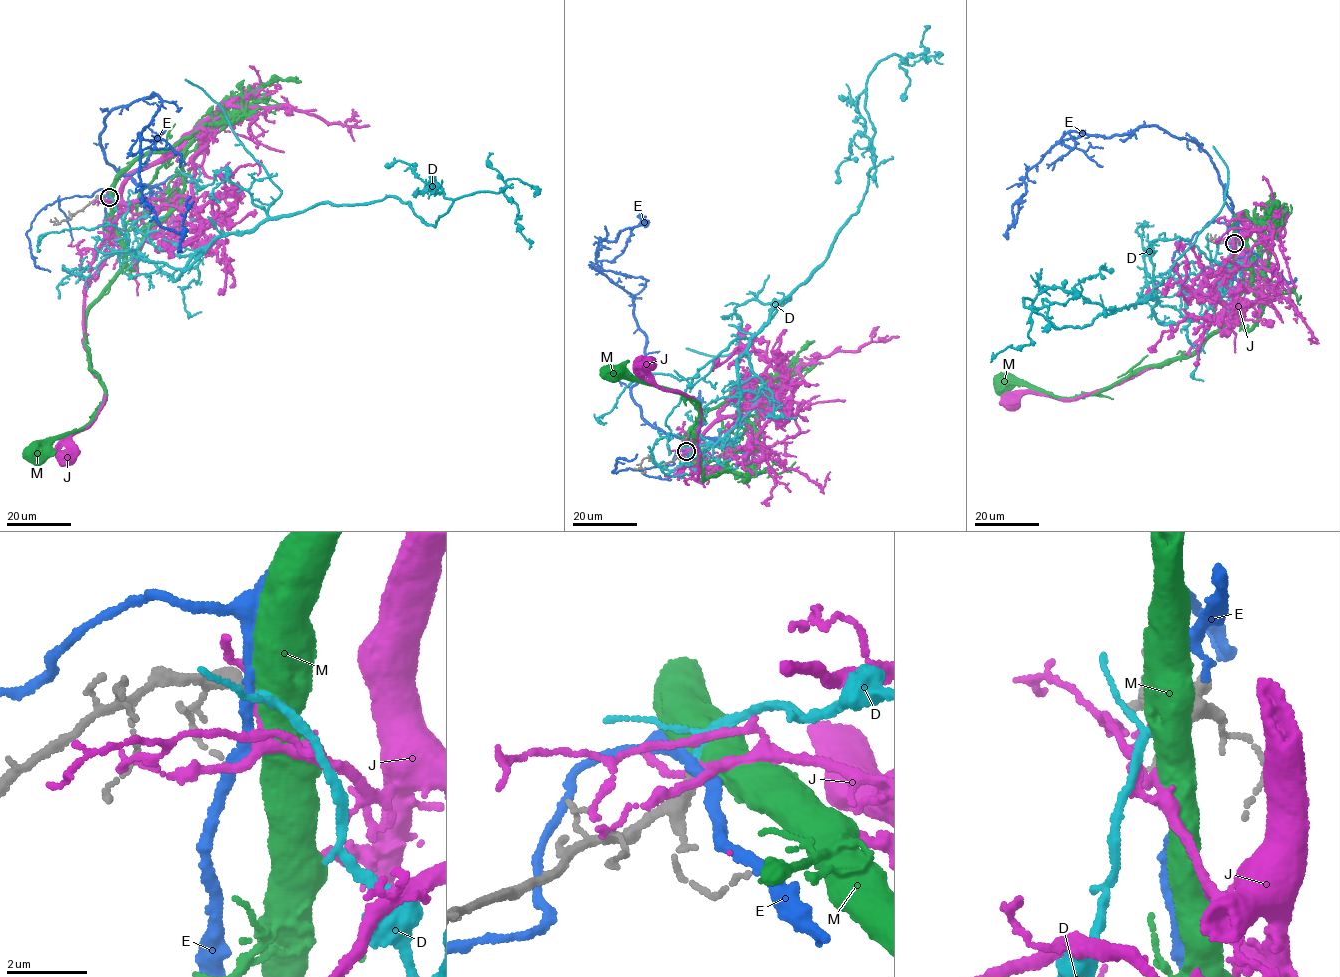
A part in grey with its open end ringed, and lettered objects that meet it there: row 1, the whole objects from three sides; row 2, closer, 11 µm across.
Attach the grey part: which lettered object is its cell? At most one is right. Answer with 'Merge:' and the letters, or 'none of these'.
Merge: D

